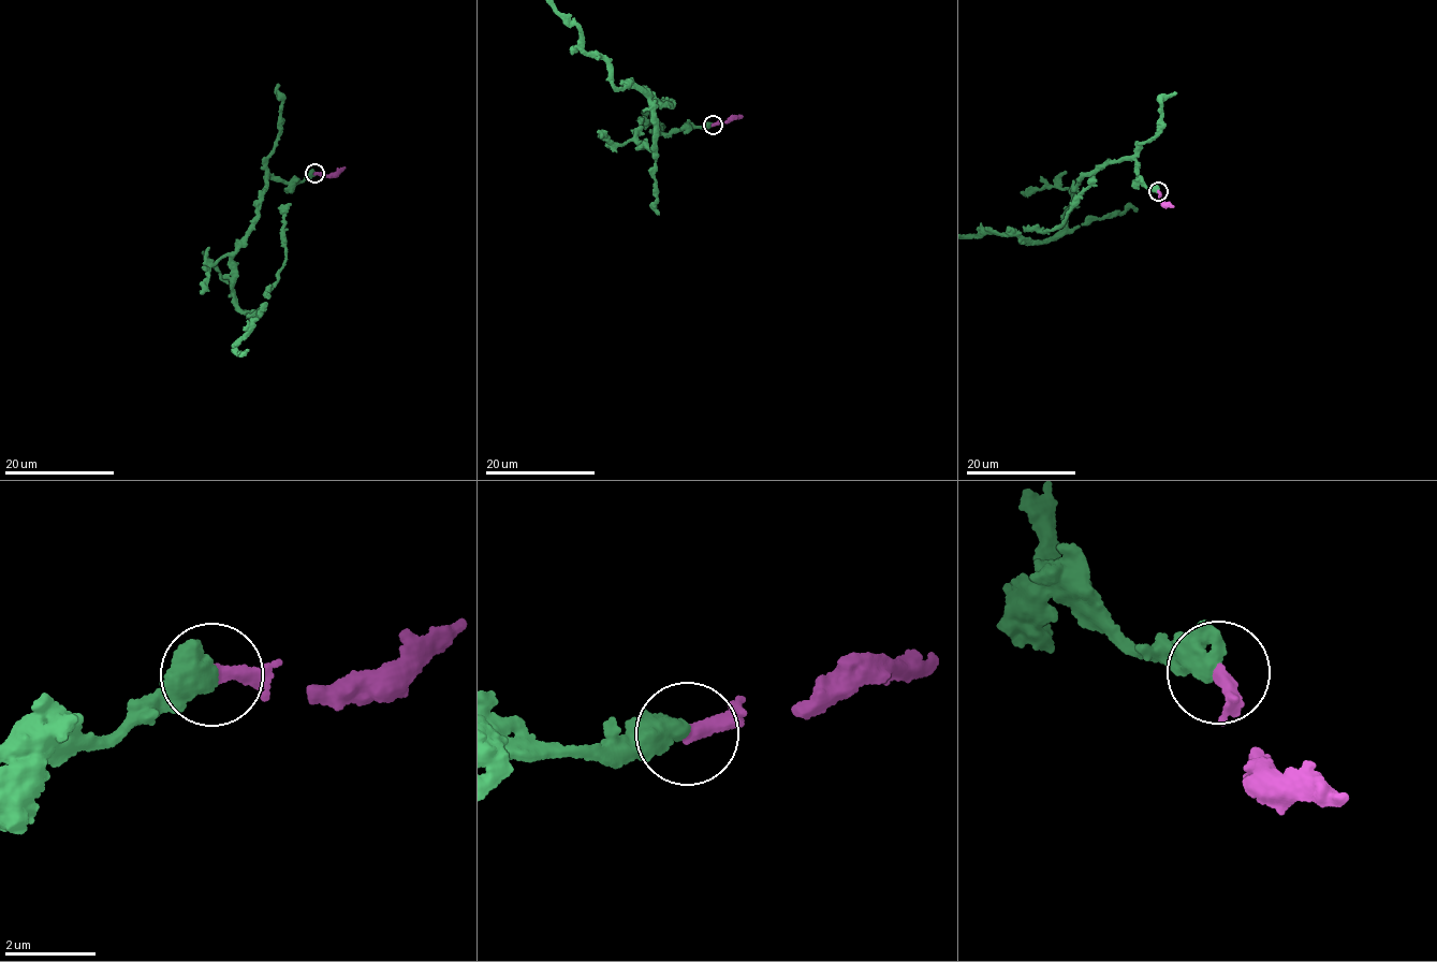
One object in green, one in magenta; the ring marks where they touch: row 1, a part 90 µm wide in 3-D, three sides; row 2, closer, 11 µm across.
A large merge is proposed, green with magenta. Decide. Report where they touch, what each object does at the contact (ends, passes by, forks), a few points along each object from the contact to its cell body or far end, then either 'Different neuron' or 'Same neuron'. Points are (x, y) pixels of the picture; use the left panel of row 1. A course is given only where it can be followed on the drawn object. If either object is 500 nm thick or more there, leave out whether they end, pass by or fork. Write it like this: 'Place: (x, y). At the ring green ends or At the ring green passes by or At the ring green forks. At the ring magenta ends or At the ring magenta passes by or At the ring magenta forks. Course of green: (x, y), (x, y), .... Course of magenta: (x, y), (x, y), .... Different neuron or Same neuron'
Place: (314, 173). Course of magenta: (314, 173), (326, 175), (343, 168). Same neuron

